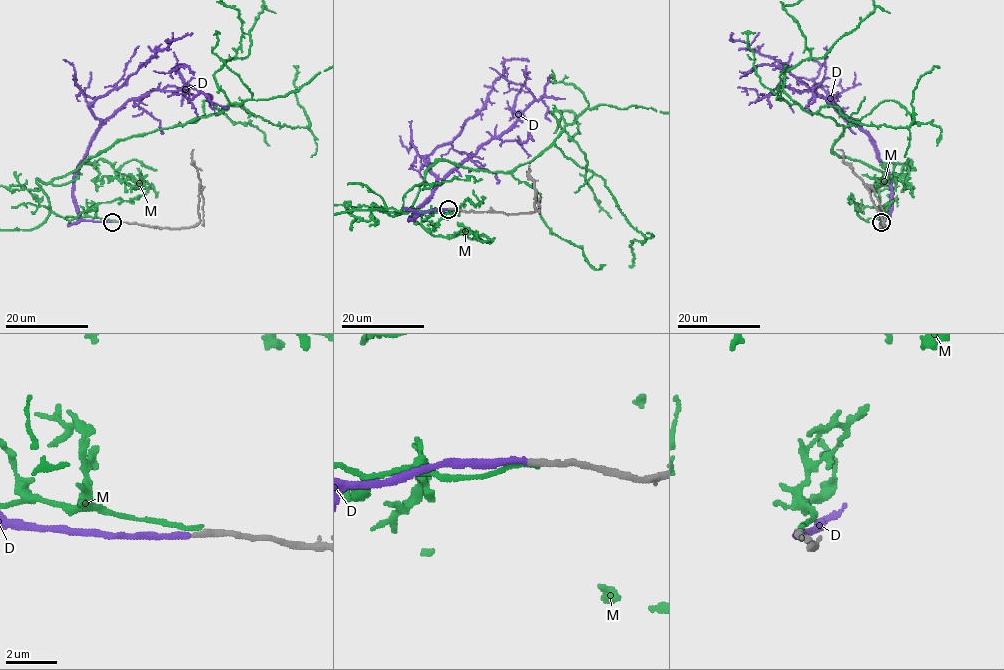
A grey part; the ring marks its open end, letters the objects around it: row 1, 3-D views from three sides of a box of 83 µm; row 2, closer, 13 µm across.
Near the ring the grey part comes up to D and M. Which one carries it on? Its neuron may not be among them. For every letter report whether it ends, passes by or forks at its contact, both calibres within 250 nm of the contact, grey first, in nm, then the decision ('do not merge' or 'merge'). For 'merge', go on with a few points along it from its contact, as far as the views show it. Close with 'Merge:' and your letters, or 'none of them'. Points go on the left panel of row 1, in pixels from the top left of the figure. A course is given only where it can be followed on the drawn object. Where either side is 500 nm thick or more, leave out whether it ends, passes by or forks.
D: it ends | 280/260 nm | merge | via (113, 222), (84, 220), (73, 195), (75, 170), (100, 121), (89, 105), (117, 89), (168, 41), (192, 33)
M: it ends | 300/180 nm | do not merge
Merge: D

